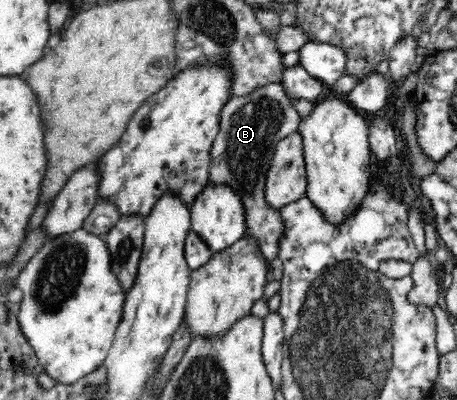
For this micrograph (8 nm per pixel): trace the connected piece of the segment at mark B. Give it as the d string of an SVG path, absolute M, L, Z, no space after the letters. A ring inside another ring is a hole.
M268 82L252 93L233 95L231 101L224 107L221 114L221 129L219 136L215 139L211 150L212 164L210 169L209 181L228 182L239 193L244 202L247 213L247 234L256 237L262 246L262 253L268 260L278 256L280 243L286 236L286 223L280 212L270 209L264 199L264 184L270 163L272 163L273 150L276 149L276 142L297 133L299 123L299 113L291 105L291 99L283 89L283 85L278 82Z

